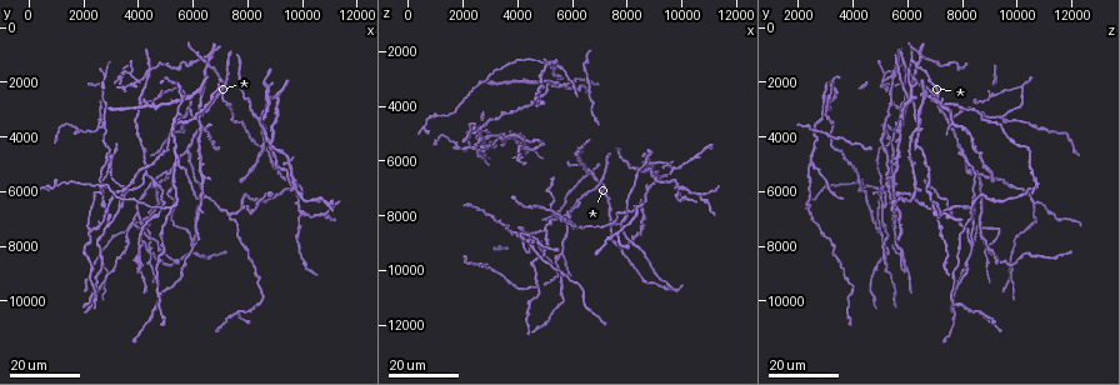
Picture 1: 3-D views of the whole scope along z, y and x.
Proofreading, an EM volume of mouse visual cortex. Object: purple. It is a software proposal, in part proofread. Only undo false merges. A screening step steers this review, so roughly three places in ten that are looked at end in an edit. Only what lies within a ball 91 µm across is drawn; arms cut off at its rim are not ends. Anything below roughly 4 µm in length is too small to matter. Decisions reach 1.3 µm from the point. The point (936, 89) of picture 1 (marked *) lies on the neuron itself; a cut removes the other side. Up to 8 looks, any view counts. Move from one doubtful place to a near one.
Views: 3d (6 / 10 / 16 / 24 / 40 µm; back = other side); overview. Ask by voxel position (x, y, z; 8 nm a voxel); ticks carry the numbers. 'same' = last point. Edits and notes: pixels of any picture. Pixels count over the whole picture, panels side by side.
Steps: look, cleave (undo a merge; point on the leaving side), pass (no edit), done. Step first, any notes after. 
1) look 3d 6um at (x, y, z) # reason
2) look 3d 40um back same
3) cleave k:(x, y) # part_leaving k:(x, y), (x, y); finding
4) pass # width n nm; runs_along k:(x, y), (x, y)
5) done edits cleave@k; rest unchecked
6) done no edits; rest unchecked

look 3d 24um at (6500, 1400, 6300) # four arms meet

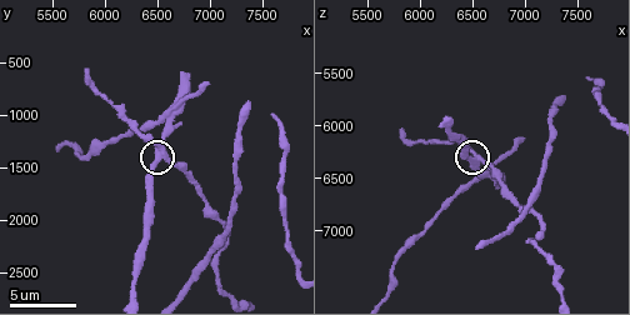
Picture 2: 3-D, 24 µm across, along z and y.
look 3d 6um at (6500, 1420, 6340) # zoom in

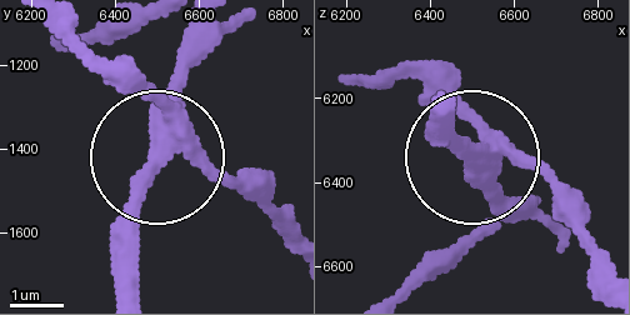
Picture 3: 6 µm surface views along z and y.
pass # side_arm 69 um; runs_along 3:(604, 249), (523, 164), (443, 141); one neuron here

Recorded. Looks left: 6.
look 3d 16um at (5200, 6600, 2400) # three arms meet

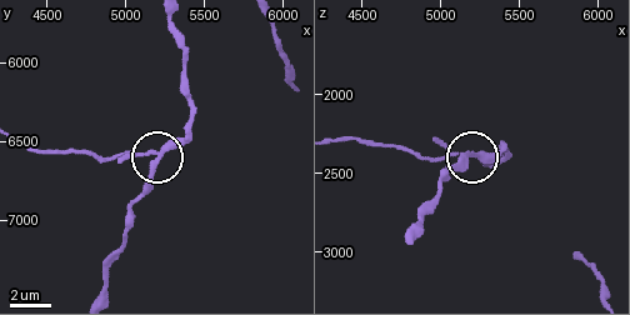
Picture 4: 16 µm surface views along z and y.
look 3d 10um at (5180, 6640, 2400)

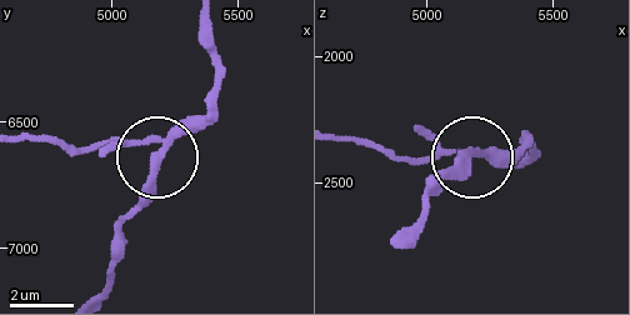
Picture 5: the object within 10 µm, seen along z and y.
cleave 5:(430, 159) # arms 3; part_leaving 5:(478, 156), (391, 156), (335, 140); two neurons meet here

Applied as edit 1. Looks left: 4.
look overview

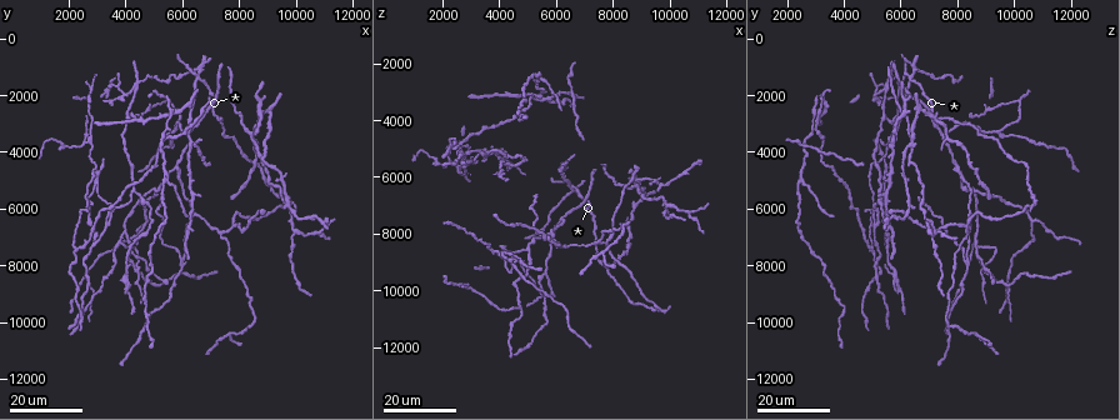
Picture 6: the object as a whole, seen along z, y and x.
look 3d 24um at (5400, 3100, 2900) # three arms meet

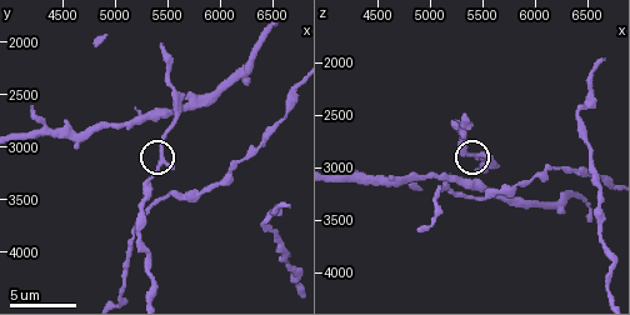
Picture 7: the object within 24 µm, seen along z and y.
look 3d 6um at (5460, 3100, 2880)

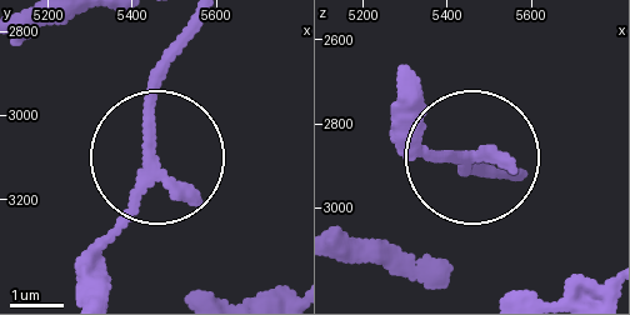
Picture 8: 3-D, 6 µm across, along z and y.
pass # side_arm 16 um; all the same neuron

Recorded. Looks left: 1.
done edits cleave@5; rest unchecked

